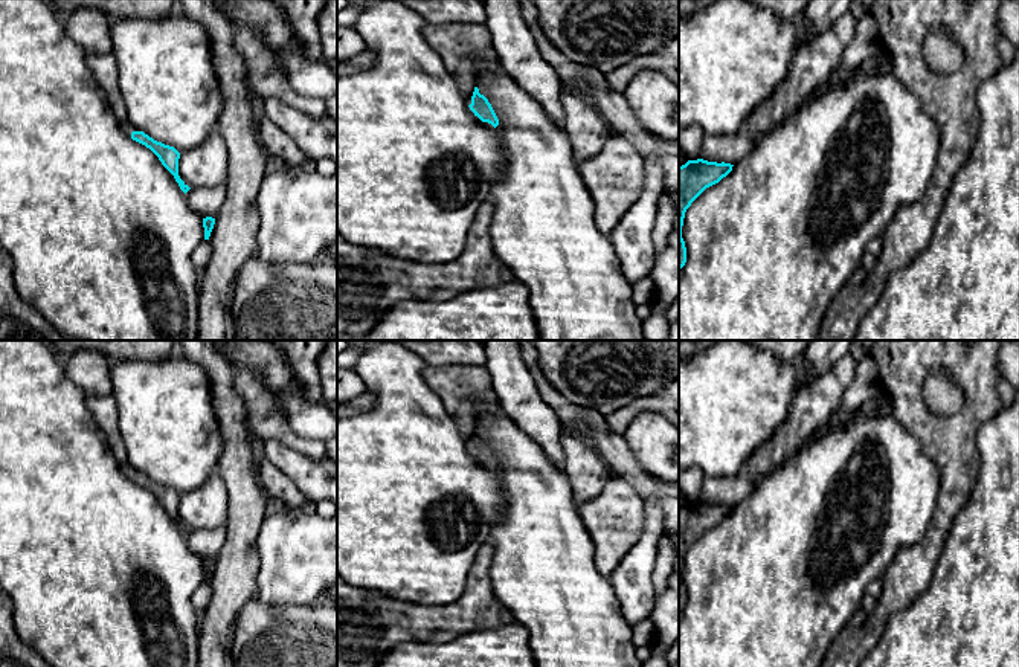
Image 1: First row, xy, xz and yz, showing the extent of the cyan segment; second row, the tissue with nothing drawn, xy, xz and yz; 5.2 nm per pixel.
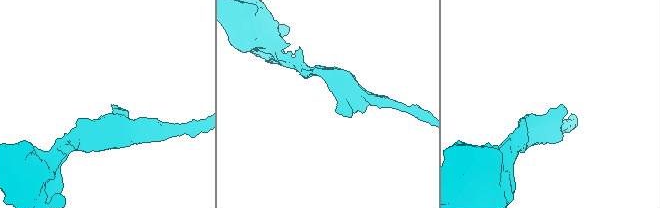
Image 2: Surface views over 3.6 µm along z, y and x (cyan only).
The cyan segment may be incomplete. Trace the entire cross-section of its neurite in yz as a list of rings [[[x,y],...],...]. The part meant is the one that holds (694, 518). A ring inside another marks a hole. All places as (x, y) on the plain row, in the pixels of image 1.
[[[688,502],[679,508],[679,611],[686,604],[686,589],[682,580],[682,568],[686,551],[709,528],[718,525],[732,513],[731,505]]]

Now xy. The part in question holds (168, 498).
[[[128,462],[122,464],[121,470],[128,479],[145,487],[159,499],[162,507],[174,517],[175,524],[178,525],[180,531],[185,536],[191,531],[178,517],[180,495],[174,488],[169,488],[169,487],[165,487],[162,484],[154,482],[153,479],[149,479],[143,473],[139,473]]]

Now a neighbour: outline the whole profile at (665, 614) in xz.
[[[665,533],[676,548],[676,560],[667,589],[656,597],[650,620],[654,624],[653,652],[667,653],[679,641],[679,533]]]

